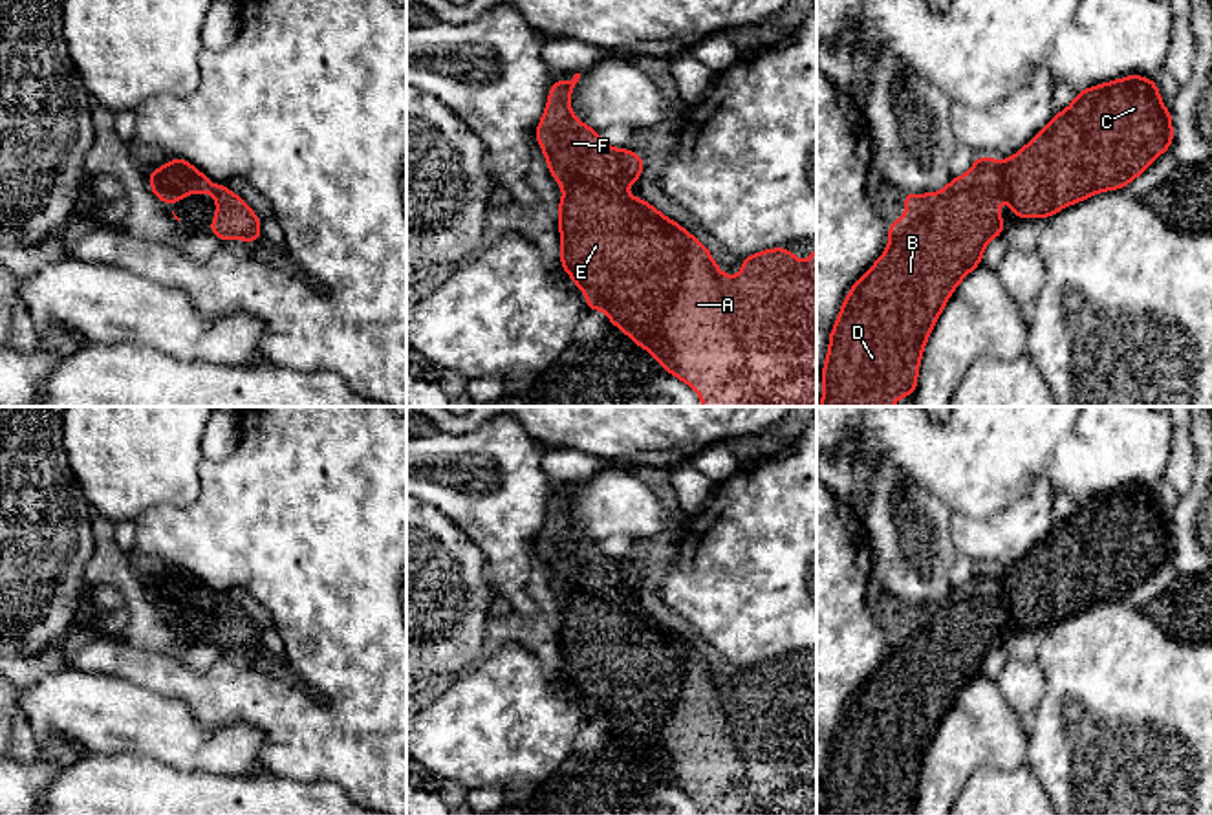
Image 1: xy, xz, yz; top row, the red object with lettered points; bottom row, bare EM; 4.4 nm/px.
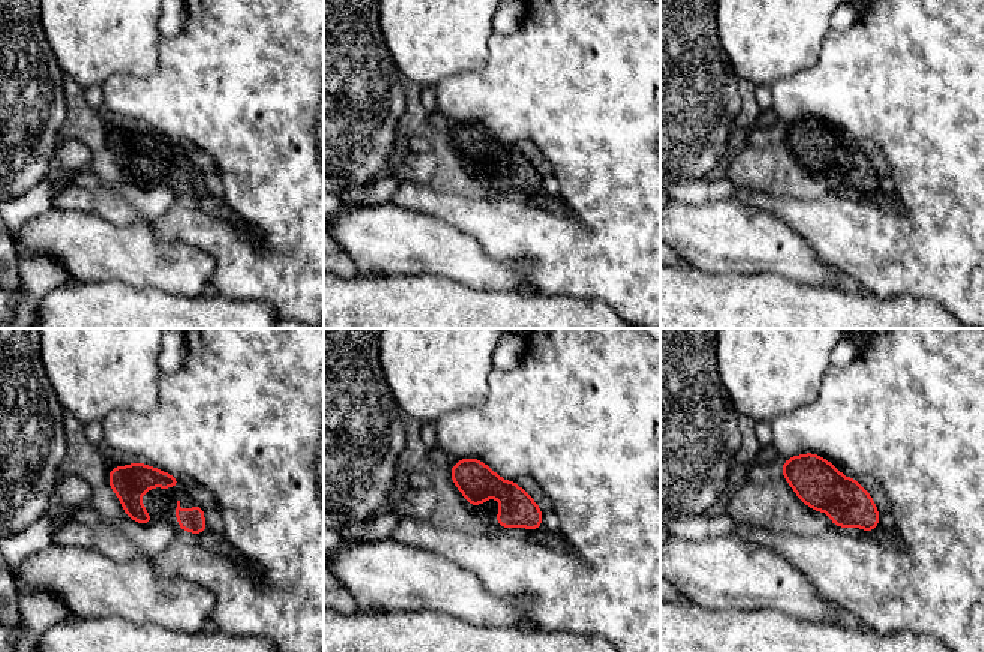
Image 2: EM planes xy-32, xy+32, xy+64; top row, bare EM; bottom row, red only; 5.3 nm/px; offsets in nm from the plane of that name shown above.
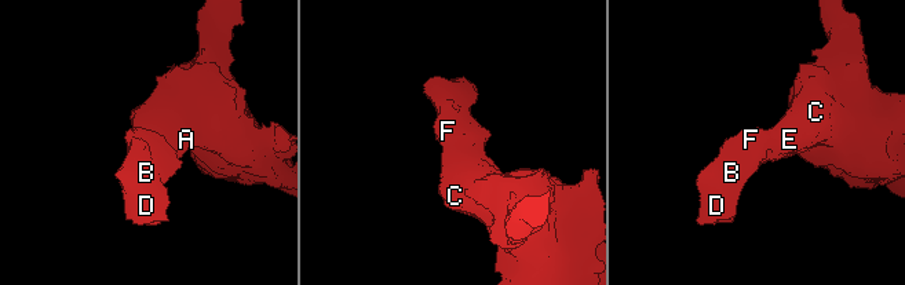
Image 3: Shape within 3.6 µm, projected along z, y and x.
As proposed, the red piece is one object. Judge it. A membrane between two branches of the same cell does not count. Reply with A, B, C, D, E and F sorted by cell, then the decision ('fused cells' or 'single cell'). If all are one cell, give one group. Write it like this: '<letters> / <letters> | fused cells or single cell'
A B C D E F | single cell

